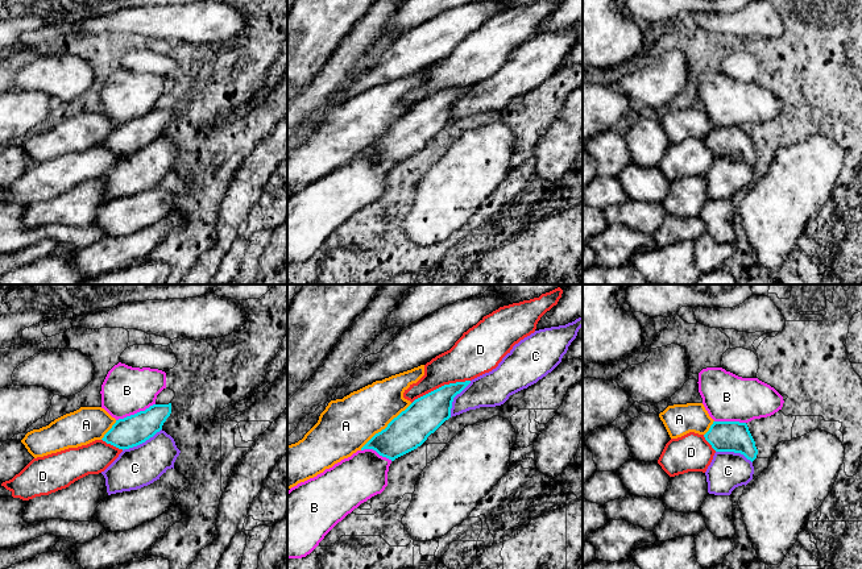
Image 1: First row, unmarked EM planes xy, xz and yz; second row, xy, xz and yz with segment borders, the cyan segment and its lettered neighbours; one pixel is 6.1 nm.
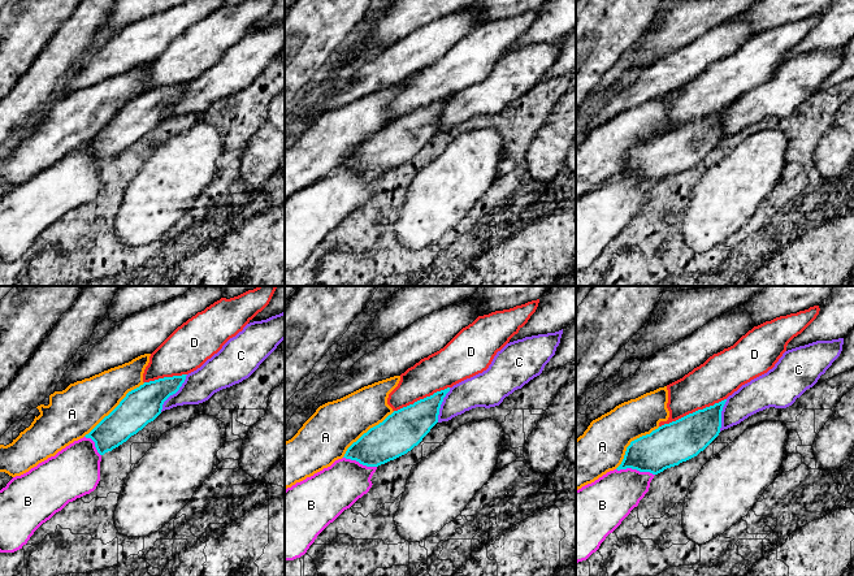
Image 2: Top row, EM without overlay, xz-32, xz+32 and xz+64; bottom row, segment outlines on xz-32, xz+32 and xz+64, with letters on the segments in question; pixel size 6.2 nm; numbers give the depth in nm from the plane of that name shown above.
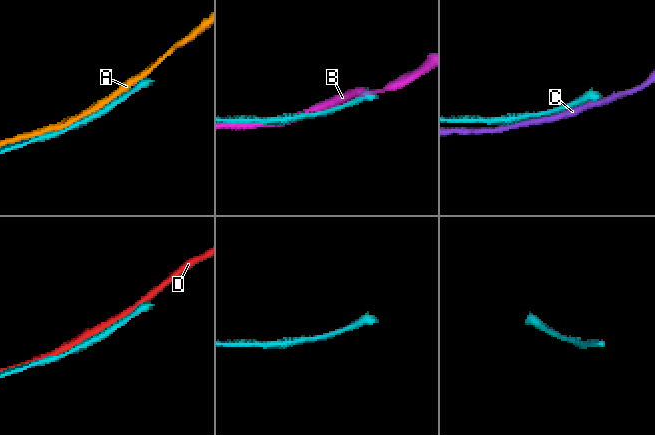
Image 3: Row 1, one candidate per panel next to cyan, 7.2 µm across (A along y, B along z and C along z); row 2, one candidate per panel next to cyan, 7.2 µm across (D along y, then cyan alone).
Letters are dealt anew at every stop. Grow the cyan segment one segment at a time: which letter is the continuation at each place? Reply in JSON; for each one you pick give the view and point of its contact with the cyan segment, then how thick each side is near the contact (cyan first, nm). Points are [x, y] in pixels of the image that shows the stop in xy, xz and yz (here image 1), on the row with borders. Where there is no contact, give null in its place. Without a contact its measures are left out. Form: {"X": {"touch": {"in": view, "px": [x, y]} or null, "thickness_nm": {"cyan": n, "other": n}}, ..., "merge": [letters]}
{"merge": []}

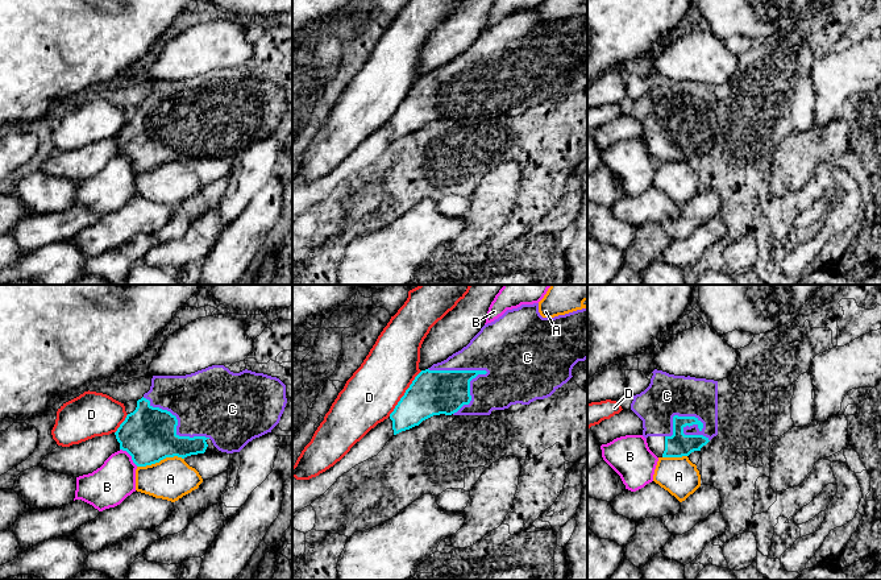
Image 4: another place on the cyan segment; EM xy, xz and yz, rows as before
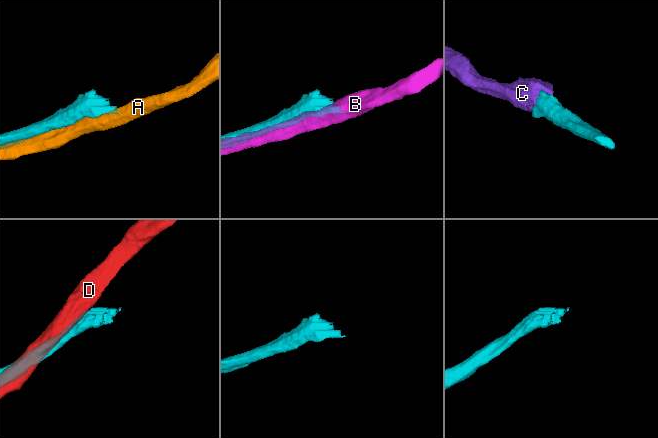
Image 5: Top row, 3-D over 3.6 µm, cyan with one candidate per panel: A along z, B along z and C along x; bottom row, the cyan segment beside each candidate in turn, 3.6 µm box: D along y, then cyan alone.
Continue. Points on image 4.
{"C": {"touch": {"in": "yz", "px": [702, 423]}, "thickness_nm": {"cyan": 150, "other": 240}}, "merge": ["C"]}

